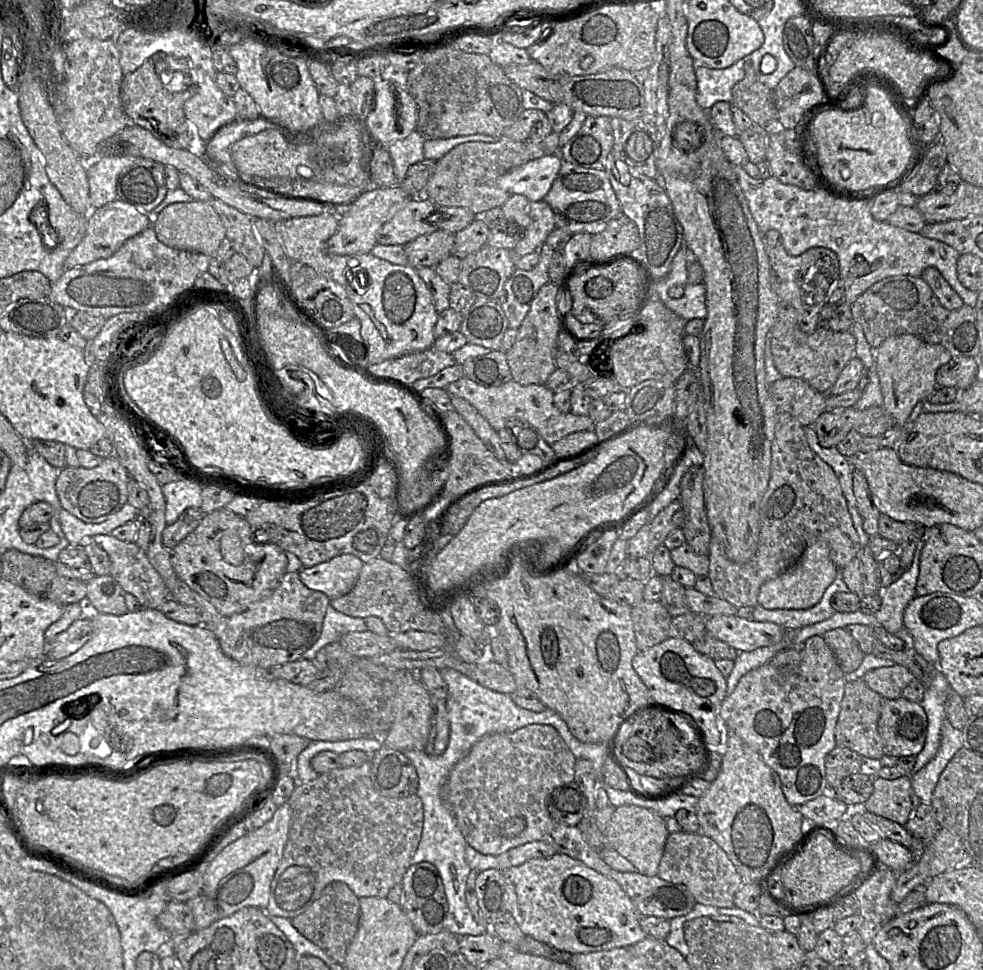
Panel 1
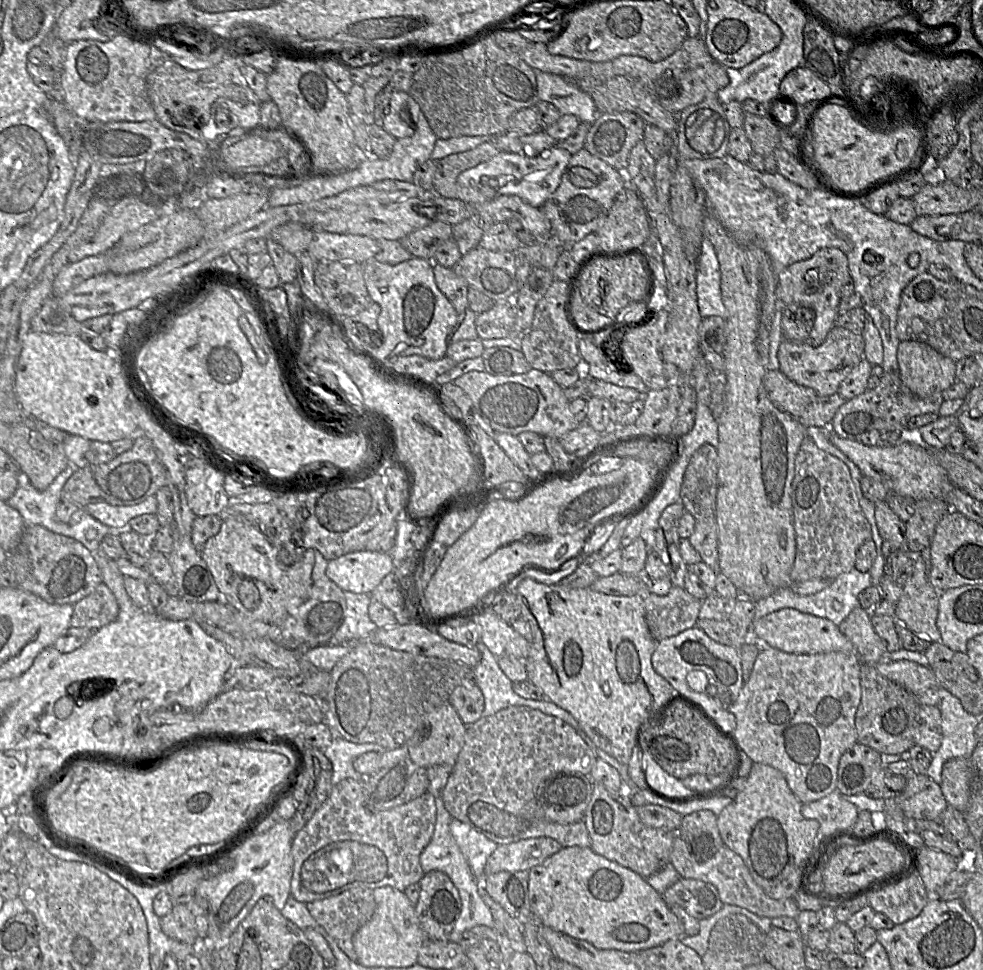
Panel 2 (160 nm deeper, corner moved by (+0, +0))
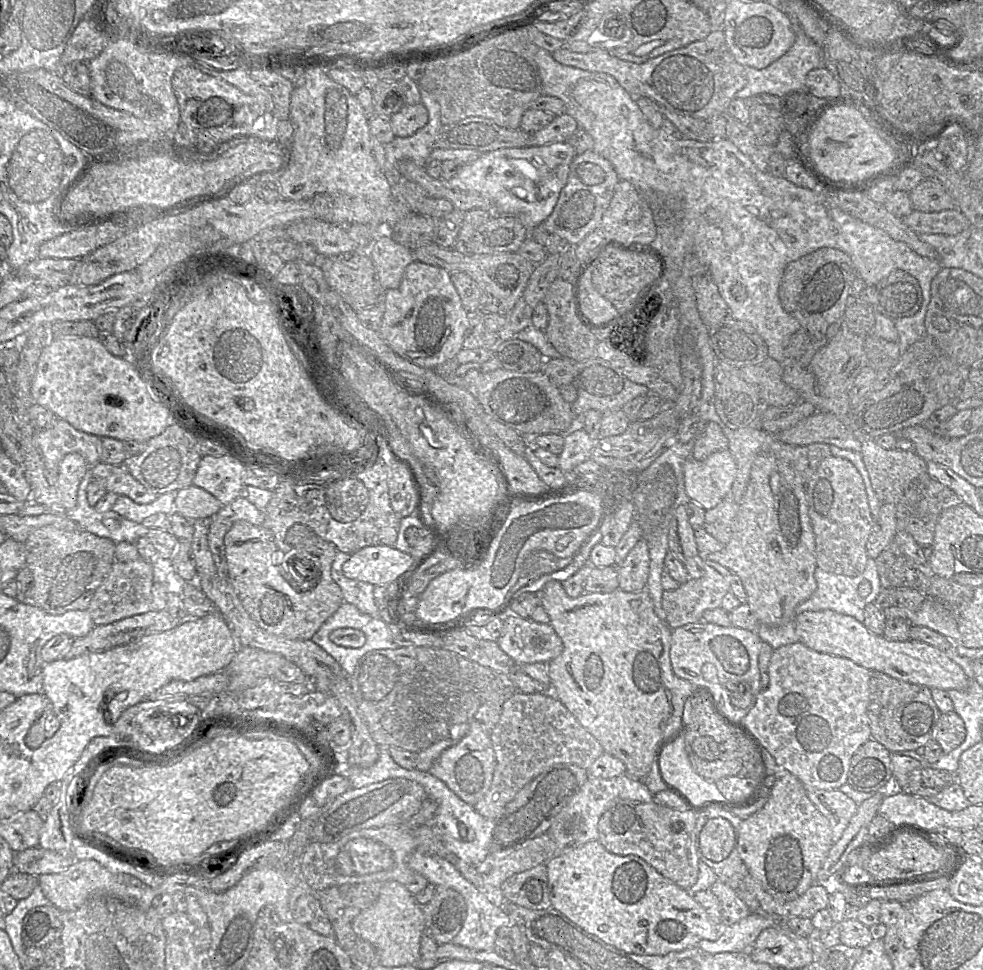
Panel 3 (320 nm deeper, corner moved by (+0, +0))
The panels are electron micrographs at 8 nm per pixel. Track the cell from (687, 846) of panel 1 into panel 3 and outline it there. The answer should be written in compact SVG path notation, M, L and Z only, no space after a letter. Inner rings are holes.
M750 873L745 878L745 884L755 895L763 910L784 918L811 918L819 910L826 909L830 896L827 884L816 884L795 900L778 902Z

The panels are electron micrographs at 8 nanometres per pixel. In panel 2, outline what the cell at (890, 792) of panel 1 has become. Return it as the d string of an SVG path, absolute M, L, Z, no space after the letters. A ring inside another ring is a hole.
M906 775L907 783L900 795L893 801L907 818L939 820L949 806L940 784L927 775Z

